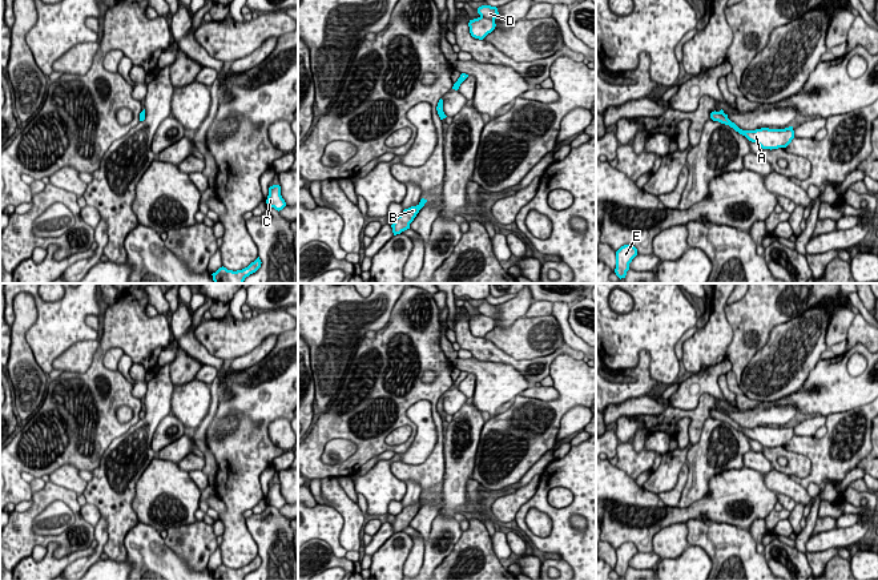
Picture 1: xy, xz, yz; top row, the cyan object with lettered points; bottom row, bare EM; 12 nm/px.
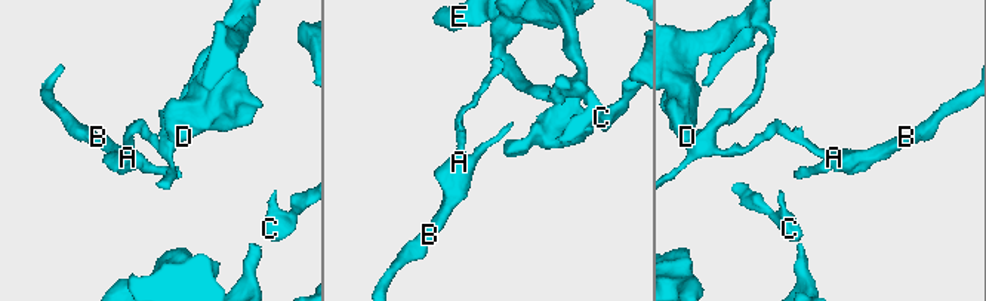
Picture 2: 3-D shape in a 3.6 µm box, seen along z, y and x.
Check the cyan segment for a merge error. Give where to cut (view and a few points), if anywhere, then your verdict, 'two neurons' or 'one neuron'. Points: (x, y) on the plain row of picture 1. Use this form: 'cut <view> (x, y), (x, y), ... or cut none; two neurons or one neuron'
cut yz (717, 410), (717, 414), (728, 422); two neurons

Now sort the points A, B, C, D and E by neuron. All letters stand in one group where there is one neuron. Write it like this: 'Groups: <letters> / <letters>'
Groups: A B / C D E

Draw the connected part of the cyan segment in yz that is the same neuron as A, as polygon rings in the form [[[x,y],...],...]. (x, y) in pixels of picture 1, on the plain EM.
[[[722,407],[718,410],[718,416],[726,420],[740,432],[745,434],[749,439],[758,442],[762,447],[772,448],[778,446],[786,446],[794,436],[793,424],[785,427],[761,426],[756,428],[742,428],[728,416],[728,412],[725,412]]]

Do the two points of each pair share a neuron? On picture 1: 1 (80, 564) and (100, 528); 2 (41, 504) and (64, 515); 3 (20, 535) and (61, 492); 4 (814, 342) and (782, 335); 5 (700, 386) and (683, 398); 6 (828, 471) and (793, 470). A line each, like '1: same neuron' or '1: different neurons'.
1: same neuron
2: different neurons
3: same neuron
4: same neuron
5: same neuron
6: different neurons

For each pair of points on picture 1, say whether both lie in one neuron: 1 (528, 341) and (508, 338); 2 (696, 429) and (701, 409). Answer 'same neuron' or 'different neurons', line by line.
1: same neuron
2: same neuron

